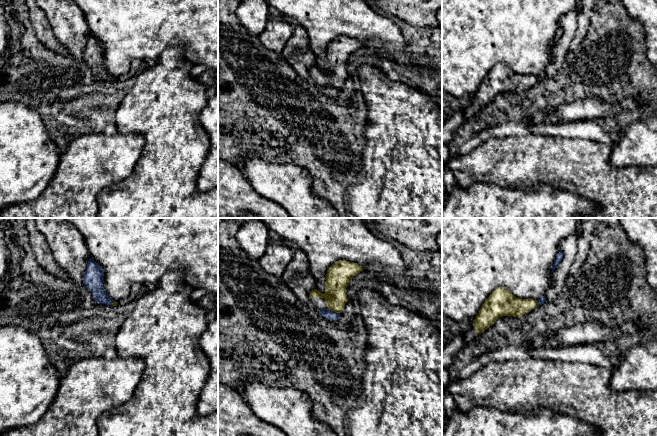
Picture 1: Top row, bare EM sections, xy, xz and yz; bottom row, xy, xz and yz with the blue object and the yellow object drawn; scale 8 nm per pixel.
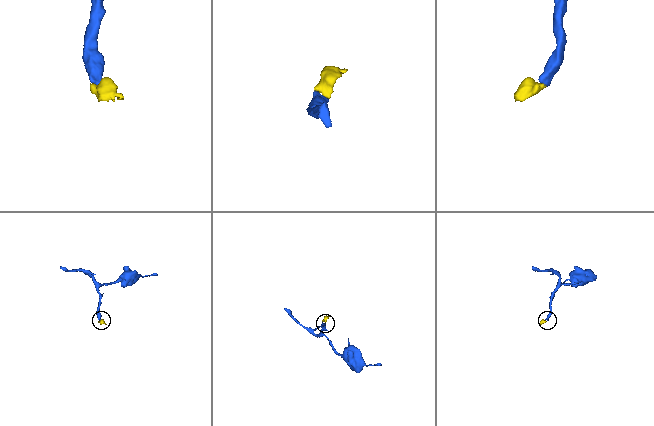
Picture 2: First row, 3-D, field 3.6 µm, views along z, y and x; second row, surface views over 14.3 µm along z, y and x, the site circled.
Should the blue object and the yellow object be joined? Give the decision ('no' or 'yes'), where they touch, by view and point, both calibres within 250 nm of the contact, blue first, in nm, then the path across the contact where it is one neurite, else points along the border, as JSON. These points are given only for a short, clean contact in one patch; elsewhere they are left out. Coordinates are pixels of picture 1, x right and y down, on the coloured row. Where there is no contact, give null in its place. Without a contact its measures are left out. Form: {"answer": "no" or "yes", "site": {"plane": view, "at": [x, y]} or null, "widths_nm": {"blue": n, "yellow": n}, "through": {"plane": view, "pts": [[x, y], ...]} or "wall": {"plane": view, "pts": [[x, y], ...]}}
{"answer": "yes", "site": {"plane": "xz", "at": [333, 311]}, "widths_nm": {"blue": 80, "yellow": 180}, "through": {"plane": "xz", "pts": [[328, 314], [333, 311], [337, 281]]}}

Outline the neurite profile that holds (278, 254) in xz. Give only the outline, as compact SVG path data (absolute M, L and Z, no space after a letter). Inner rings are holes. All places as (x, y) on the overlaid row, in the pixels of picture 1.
M270 240L265 253L258 259L258 262L268 274L275 277L282 277L295 251L294 246L286 241Z

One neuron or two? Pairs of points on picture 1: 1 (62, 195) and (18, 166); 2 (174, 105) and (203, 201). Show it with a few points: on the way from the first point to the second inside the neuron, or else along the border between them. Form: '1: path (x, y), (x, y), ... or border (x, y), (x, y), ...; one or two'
1: border (59, 164), (48, 185), (31, 201); two
2: path (174, 131), (174, 182), (177, 185); one

